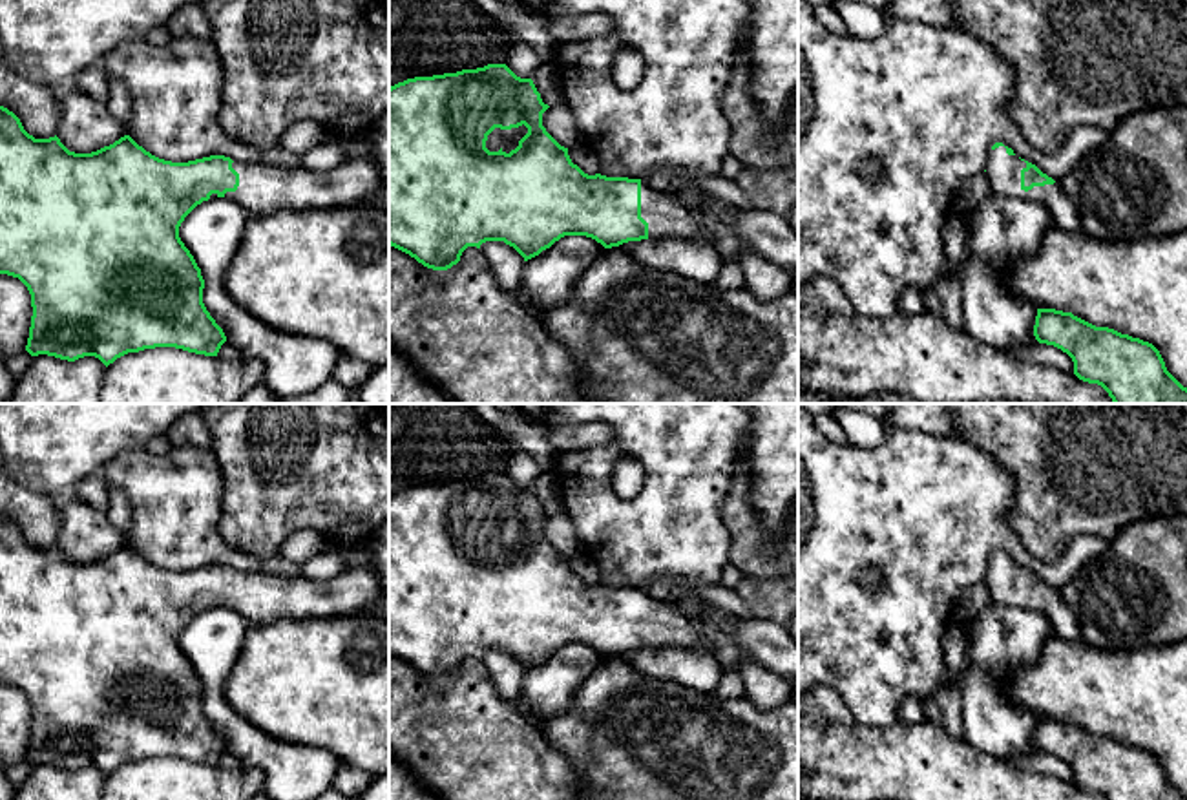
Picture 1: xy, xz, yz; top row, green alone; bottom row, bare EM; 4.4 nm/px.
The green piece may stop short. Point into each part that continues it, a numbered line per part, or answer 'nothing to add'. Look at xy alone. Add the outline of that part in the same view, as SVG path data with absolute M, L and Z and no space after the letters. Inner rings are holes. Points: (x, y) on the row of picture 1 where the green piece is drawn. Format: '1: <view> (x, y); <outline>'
1: xy (263, 189); M373 153L345 159L329 172L241 161L234 161L232 168L239 174L239 186L225 197L234 199L250 217L367 203L382 183Z

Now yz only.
1: yz (1003, 170); M1004 146L990 150L986 175L993 186L993 192L1004 197L1017 197L1043 205L1052 216L1056 226L1066 232L1081 230L1079 214L1059 183L1034 186L1024 192L1021 188L1023 168L1026 168L1026 163L1017 155L1008 155Z

